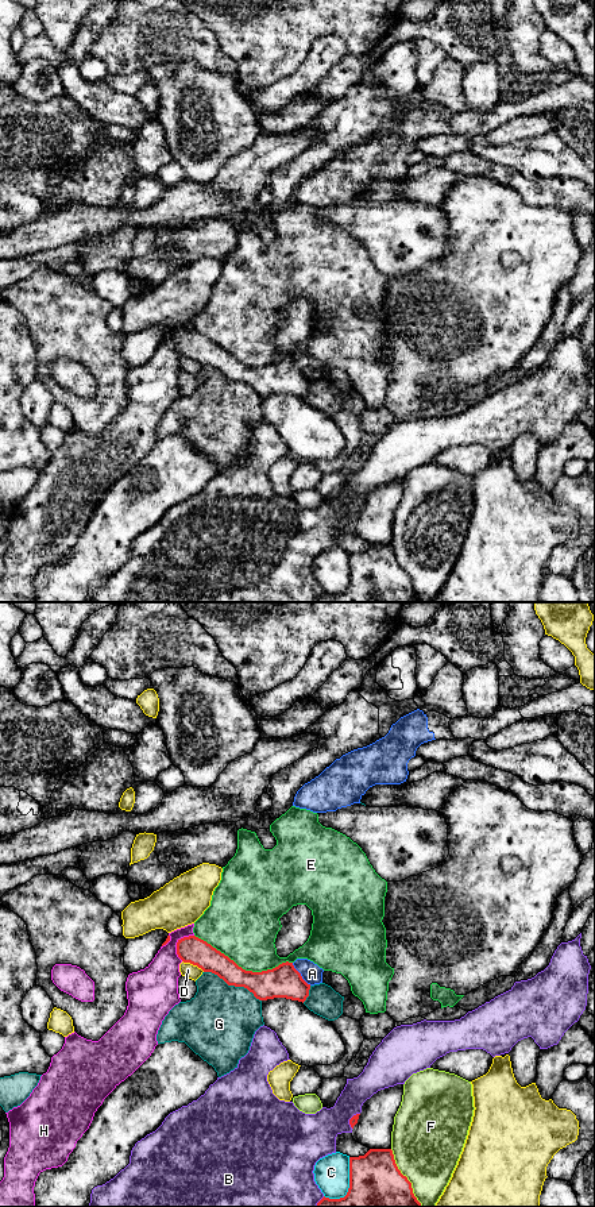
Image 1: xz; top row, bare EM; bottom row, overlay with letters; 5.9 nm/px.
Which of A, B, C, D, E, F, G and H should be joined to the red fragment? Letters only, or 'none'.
none

